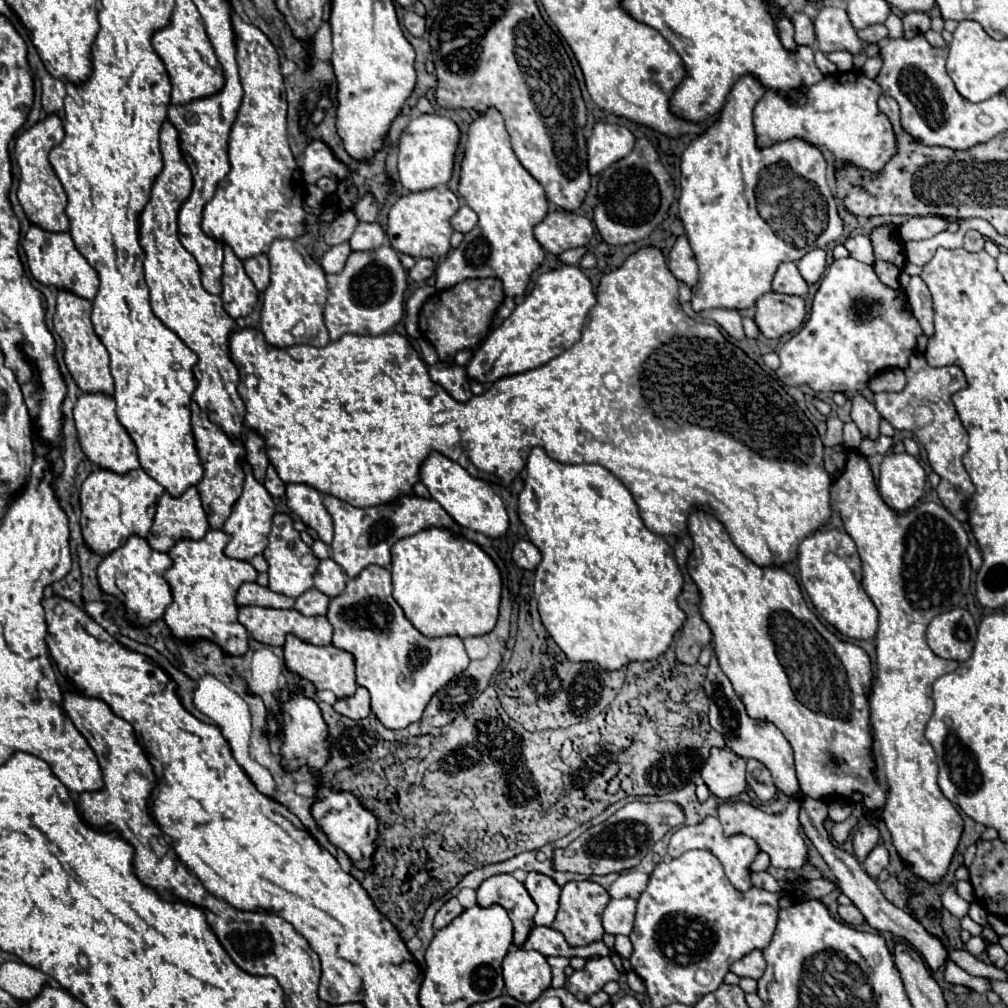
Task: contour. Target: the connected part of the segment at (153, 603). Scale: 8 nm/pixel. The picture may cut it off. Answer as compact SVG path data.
M130 535L128 541L114 549L112 553L104 555L102 563L98 565L98 581L104 593L118 597L126 605L126 617L134 625L150 625L152 621L160 619L170 605L172 593L164 579L164 571L172 565L172 559L166 553L154 551L146 539L138 535Z

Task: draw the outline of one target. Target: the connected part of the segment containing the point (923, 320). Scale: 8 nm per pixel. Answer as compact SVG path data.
M912 277L906 295L908 295L908 301L910 301L912 313L918 319L918 323L922 325L924 333L932 335L934 333L934 321L932 321L934 309L932 309L932 297L930 297L926 283L920 277Z

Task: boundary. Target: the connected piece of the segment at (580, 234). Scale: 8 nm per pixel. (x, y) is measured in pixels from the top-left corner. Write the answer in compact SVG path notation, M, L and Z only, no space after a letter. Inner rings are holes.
M550 211L544 221L536 225L534 235L548 253L560 255L566 249L586 245L594 235L594 227L584 215L570 211Z

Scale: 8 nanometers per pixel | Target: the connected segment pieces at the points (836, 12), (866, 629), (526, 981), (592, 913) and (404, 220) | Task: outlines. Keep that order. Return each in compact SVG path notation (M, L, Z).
M824 5L814 21L816 29L816 47L824 53L832 51L848 51L852 55L862 53L864 43L856 35L856 29L852 27L848 13L840 7Z
M825 528L800 543L796 560L800 583L816 611L850 639L874 639L878 631L878 609L862 587L862 561L856 545L844 531Z
M512 949L502 961L506 993L526 1005L536 1001L550 987L550 965L538 951Z
M570 881L562 887L560 895L560 909L556 913L556 919L552 923L552 929L560 931L570 947L584 947L588 943L600 941L604 935L602 929L602 911L606 903L610 901L608 891L594 883L594 881Z
M434 187L434 189L406 193L406 195L398 197L398 201L392 205L392 209L388 213L386 235L390 239L390 245L396 251L408 253L416 259L446 257L446 253L450 251L450 235L452 235L450 217L458 211L458 207L460 207L458 197L446 187Z

